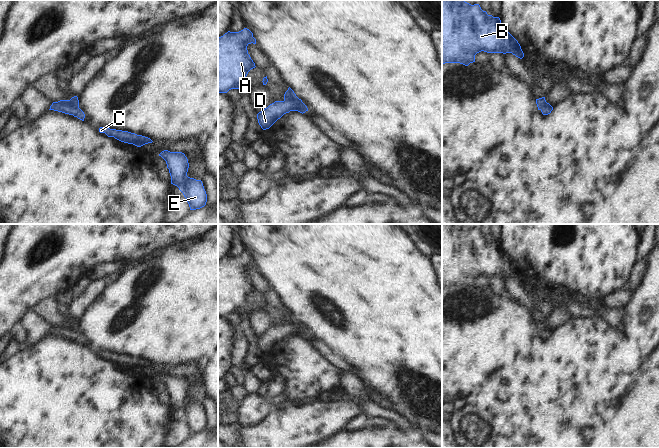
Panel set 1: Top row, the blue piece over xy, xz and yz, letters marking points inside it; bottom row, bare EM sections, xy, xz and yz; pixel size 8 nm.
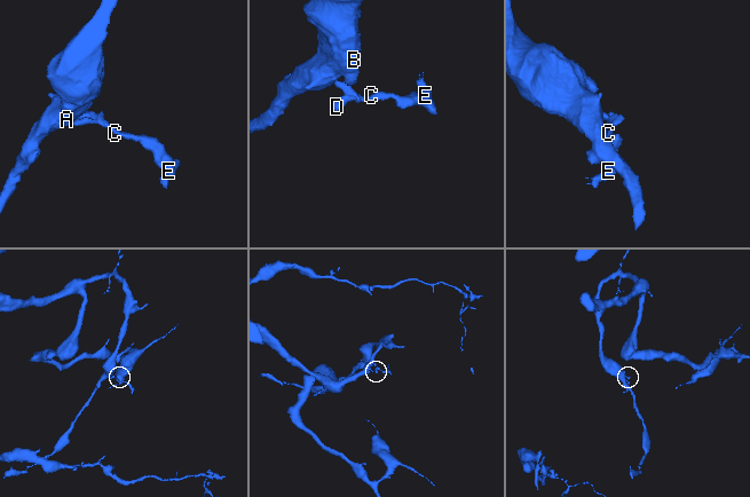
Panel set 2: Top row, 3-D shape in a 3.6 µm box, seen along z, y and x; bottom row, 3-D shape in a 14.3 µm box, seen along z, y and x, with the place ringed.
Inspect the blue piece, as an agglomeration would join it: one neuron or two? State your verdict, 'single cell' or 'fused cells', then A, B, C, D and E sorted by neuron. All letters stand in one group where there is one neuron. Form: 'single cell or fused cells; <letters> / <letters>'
fused cells; A B / C D E

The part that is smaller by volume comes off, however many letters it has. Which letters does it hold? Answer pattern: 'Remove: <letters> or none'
Remove: C, D, E

